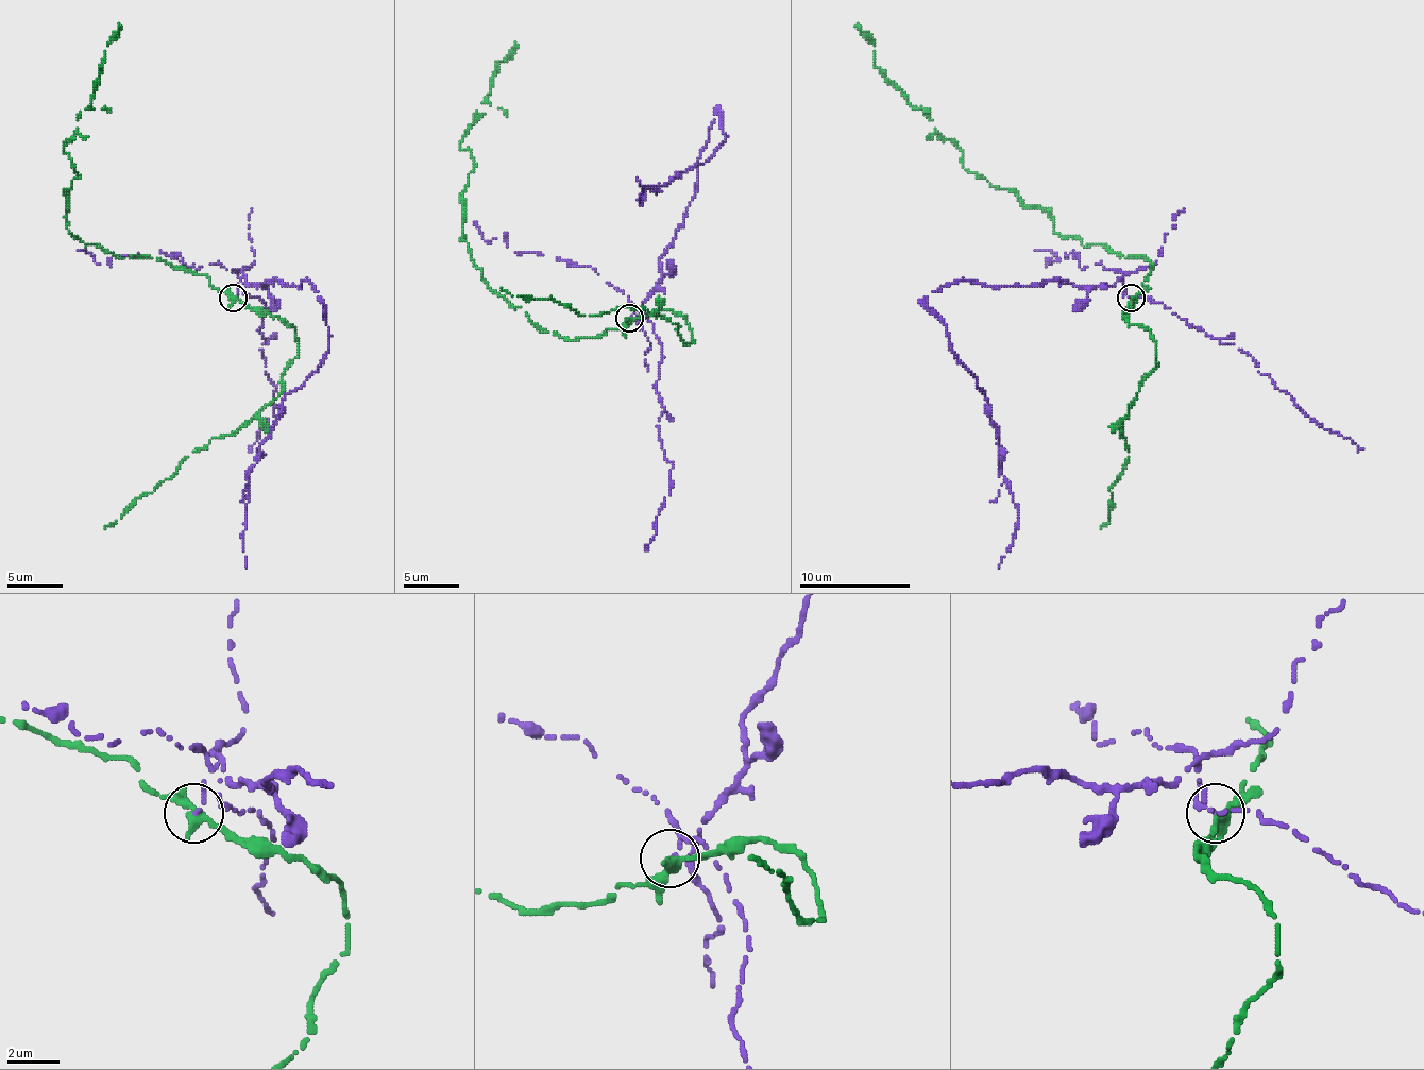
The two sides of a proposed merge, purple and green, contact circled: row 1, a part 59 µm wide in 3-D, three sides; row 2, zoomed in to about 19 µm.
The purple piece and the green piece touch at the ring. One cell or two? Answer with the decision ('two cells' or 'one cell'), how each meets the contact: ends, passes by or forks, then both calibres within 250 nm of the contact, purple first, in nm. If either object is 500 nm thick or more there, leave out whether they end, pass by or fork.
two cells; purple ends; green passes by; calibres 100 and 380 nm

